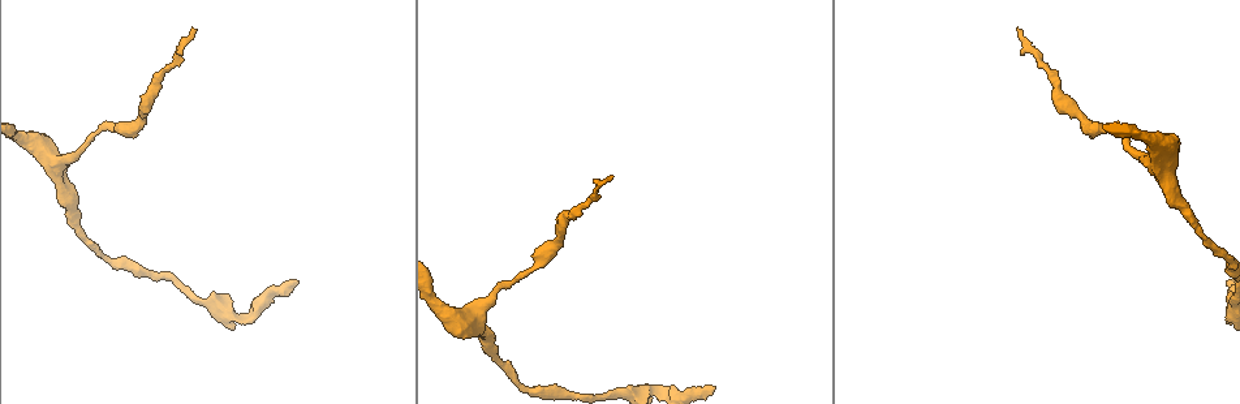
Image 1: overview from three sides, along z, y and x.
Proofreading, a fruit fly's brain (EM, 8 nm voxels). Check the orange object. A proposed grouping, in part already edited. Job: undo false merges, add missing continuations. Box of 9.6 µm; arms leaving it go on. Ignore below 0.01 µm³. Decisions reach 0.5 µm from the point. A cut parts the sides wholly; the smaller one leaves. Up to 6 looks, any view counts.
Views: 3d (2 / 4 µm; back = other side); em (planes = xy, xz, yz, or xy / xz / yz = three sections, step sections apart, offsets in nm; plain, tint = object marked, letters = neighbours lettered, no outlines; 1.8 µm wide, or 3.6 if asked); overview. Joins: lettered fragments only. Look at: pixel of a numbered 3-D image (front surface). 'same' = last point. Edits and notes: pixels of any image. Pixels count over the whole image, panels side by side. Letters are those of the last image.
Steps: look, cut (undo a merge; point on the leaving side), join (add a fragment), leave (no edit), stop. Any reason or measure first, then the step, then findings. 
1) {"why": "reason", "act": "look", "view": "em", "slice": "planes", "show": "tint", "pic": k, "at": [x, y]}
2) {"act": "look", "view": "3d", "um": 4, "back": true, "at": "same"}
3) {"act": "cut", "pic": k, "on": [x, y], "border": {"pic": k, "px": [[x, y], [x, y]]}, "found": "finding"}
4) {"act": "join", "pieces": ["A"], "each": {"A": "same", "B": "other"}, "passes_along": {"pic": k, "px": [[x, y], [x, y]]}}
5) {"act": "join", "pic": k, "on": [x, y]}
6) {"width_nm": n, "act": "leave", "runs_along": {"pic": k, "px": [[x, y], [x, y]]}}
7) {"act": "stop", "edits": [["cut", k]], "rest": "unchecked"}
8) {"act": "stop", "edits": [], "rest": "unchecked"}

{"why": "free end", "act": "look", "view": "em", "um": 3.6, "slice": "planes", "show": "plain", "pic": 1, "at": [298, 280]}

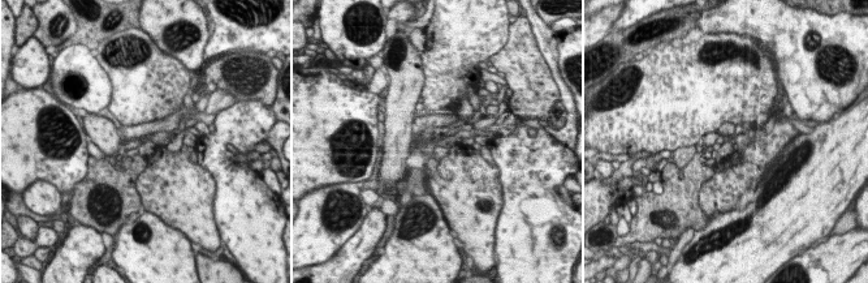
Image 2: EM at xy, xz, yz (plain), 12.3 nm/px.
{"act": "look", "view": "em", "um": 3.6, "slice": "planes", "show": "letters", "at": "same"}

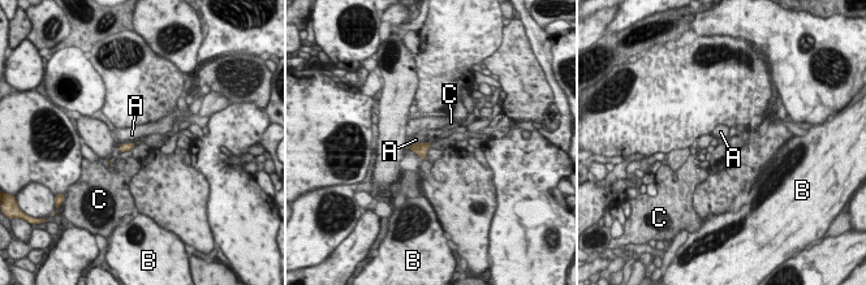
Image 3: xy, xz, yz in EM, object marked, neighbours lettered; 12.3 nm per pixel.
{"act": "leave", "each": {"A": "other", "B": "other", "C": "other"}, "border": {"pic": 3, "px": [[429, 141], [412, 145]]}, "found": "no lettered fragment goes on from it"}

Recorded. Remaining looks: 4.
{"why": "thick turns thin", "act": "look", "view": "em", "slice": "planes", "show": "letters", "pic": 1, "at": [488, 347]}

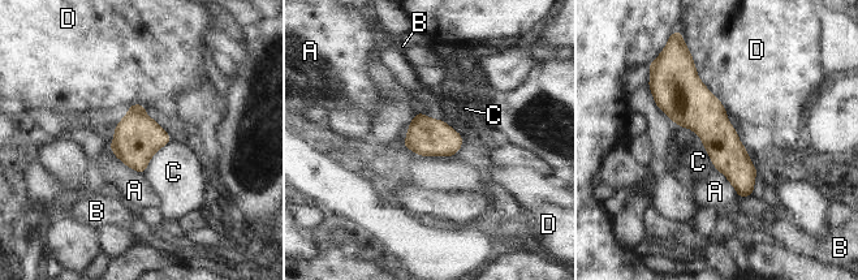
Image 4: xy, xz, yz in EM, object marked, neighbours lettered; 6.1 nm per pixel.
{"width_nm": 220, "act": "leave", "each": {"A": "other", "B": "other", "C": "other", "D": "other"}, "found": "one cell here"}

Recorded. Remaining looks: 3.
{"why": "end of a long branch", "act": "look", "view": "3d", "um": 2, "back": true, "pic": 1, "at": [612, 177]}

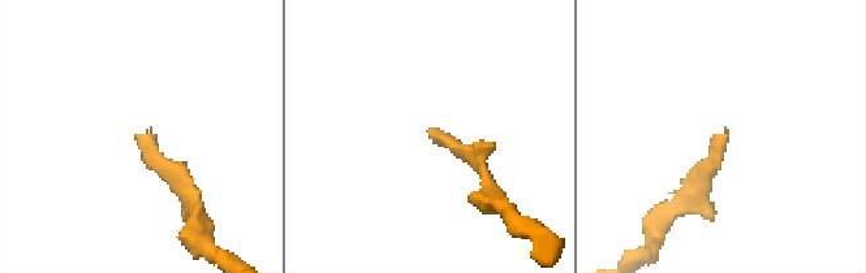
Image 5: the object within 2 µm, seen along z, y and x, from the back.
{"why": "shape alone is not enough", "act": "look", "view": "em", "um": 3.6, "slice": "xz", "step": 4, "show": "tint", "pic": 5, "at": [432, 130]}

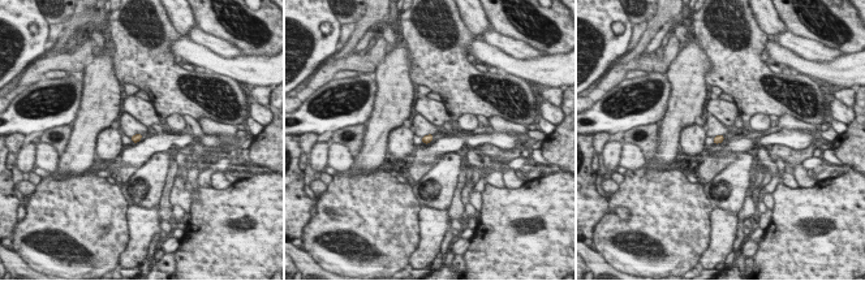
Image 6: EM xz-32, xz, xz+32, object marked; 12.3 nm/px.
{"why": "see the neighbours", "act": "look", "view": "em", "um": 3.6, "slice": "xz", "step": 4, "show": "letters", "at": "same"}

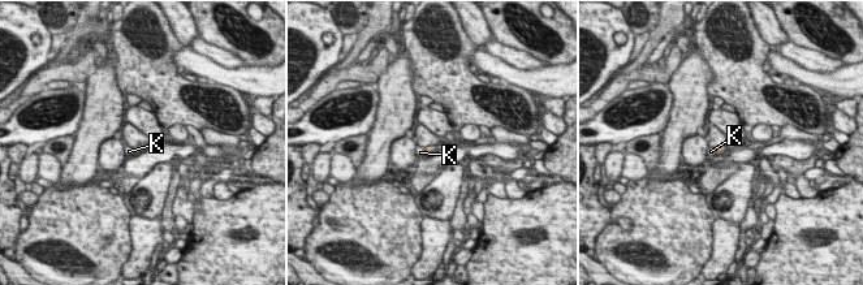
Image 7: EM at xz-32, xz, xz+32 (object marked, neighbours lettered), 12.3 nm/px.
{"act": "leave", "each": {"K": "other"}, "found": "none of them fits"}

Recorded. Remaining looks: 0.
{"act": "stop", "edits": [], "rest": "unchecked"}

